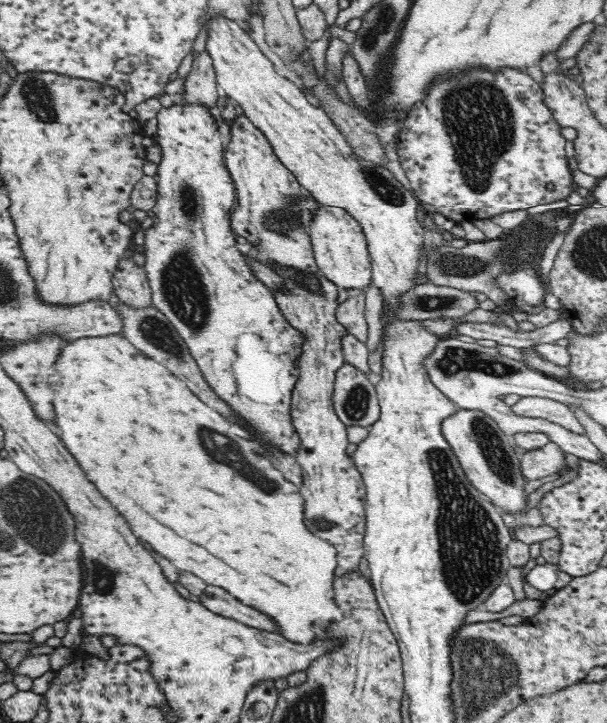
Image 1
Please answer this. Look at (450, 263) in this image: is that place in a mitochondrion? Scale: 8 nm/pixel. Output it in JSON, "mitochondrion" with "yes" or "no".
{"mitochondrion":"yes"}

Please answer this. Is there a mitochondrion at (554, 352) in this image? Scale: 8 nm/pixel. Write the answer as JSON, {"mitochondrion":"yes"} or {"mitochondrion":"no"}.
{"mitochondrion":"no"}

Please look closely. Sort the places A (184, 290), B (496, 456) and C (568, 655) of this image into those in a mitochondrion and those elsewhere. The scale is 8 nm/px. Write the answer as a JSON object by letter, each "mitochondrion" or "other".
{"A":"mitochondrion","B":"mitochondrion","C":"other"}

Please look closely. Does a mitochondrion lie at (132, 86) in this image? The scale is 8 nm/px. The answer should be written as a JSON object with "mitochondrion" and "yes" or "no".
{"mitochondrion":"no"}

